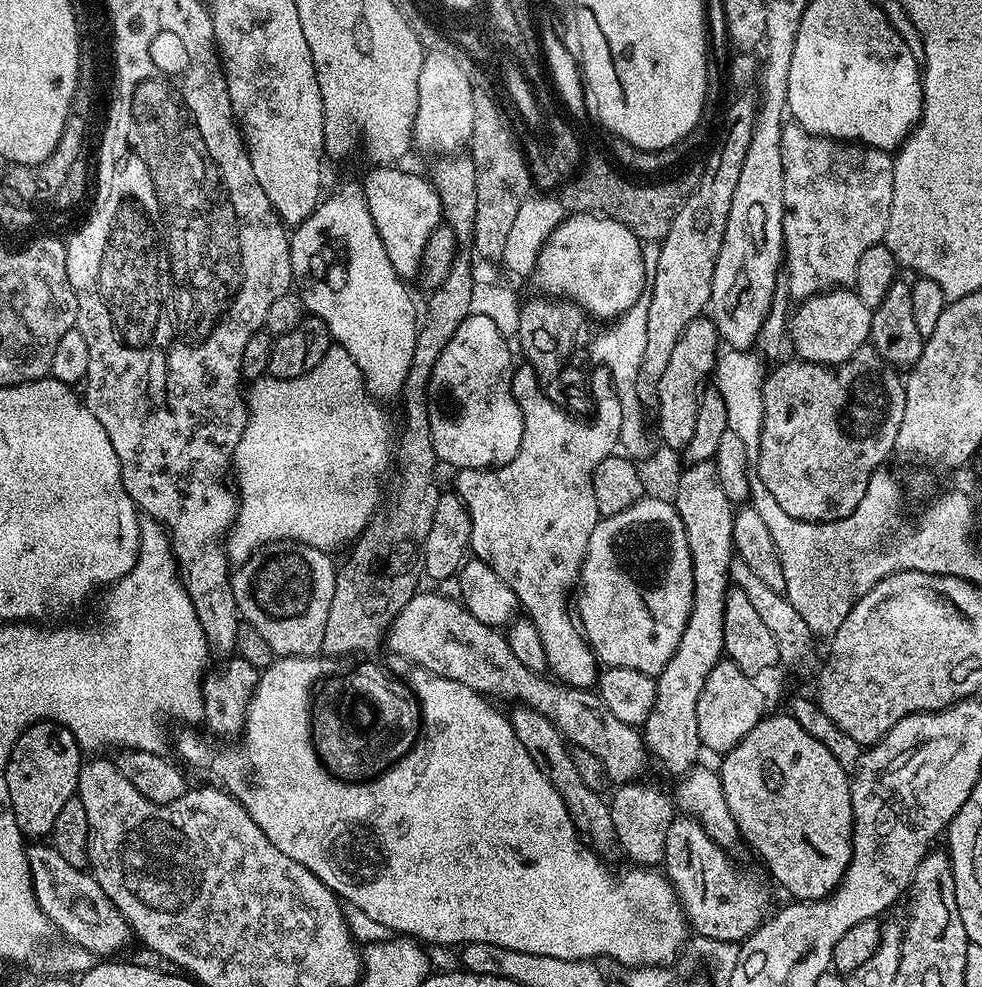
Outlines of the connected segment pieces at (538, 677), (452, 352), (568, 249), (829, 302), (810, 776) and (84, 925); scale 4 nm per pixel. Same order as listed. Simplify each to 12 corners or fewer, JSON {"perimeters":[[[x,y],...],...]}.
{"perimeters":[[[416,596],[391,655],[538,710],[613,785],[643,777],[640,728],[595,691],[526,670],[459,599]],[[469,314],[428,383],[432,445],[452,470],[518,454],[508,343]],[[601,214],[565,215],[530,282],[617,320],[646,277],[641,239]],[[842,287],[799,301],[793,353],[841,364],[869,343],[872,309]],[[791,714],[718,764],[743,843],[793,901],[852,861],[850,776]],[[48,842],[26,851],[32,889],[67,943],[115,957],[132,927],[91,871]]]}

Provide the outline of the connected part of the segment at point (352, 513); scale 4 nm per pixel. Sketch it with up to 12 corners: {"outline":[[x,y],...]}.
{"outline":[[350,354],[247,389],[239,566],[368,527],[388,420]]}

